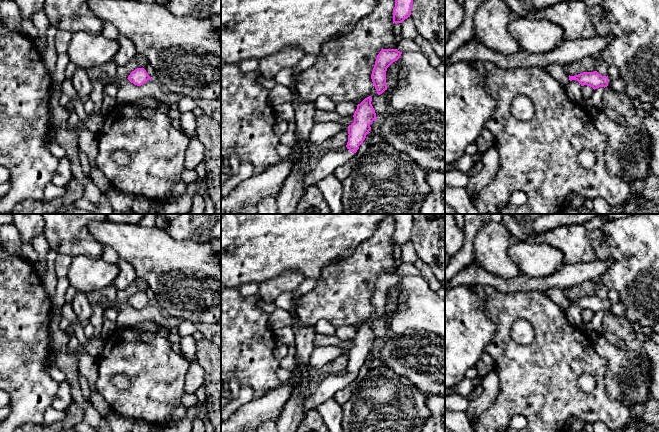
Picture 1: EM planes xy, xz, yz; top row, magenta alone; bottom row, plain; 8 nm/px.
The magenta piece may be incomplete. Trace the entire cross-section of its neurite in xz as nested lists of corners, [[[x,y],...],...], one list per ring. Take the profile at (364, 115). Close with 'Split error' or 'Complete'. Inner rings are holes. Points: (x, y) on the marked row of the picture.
[[[369,96],[357,105],[353,115],[354,122],[348,126],[347,149],[340,152],[323,152],[322,157],[318,159],[316,167],[305,173],[303,178],[303,195],[310,186],[317,185],[320,180],[332,175],[336,169],[354,157],[359,146],[371,130],[370,124],[377,119],[371,101],[372,97]]]. Split error

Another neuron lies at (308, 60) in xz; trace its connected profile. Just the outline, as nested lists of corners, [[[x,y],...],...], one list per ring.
[[[305,54],[305,56],[302,59],[300,59],[300,61],[294,67],[292,75],[292,87],[295,87],[298,76],[306,69],[312,67],[315,61],[316,61],[316,56],[312,54]]]

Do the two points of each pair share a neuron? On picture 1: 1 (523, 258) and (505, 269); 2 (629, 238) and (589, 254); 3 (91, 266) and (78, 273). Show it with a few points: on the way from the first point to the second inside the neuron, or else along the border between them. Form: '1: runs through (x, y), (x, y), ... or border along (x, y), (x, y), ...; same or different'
1: border along (513, 241), (508, 250), (508, 256), (521, 272); different
2: border along (587, 232), (587, 238), (596, 257); different
3: runs through (88, 269), (81, 273); same

